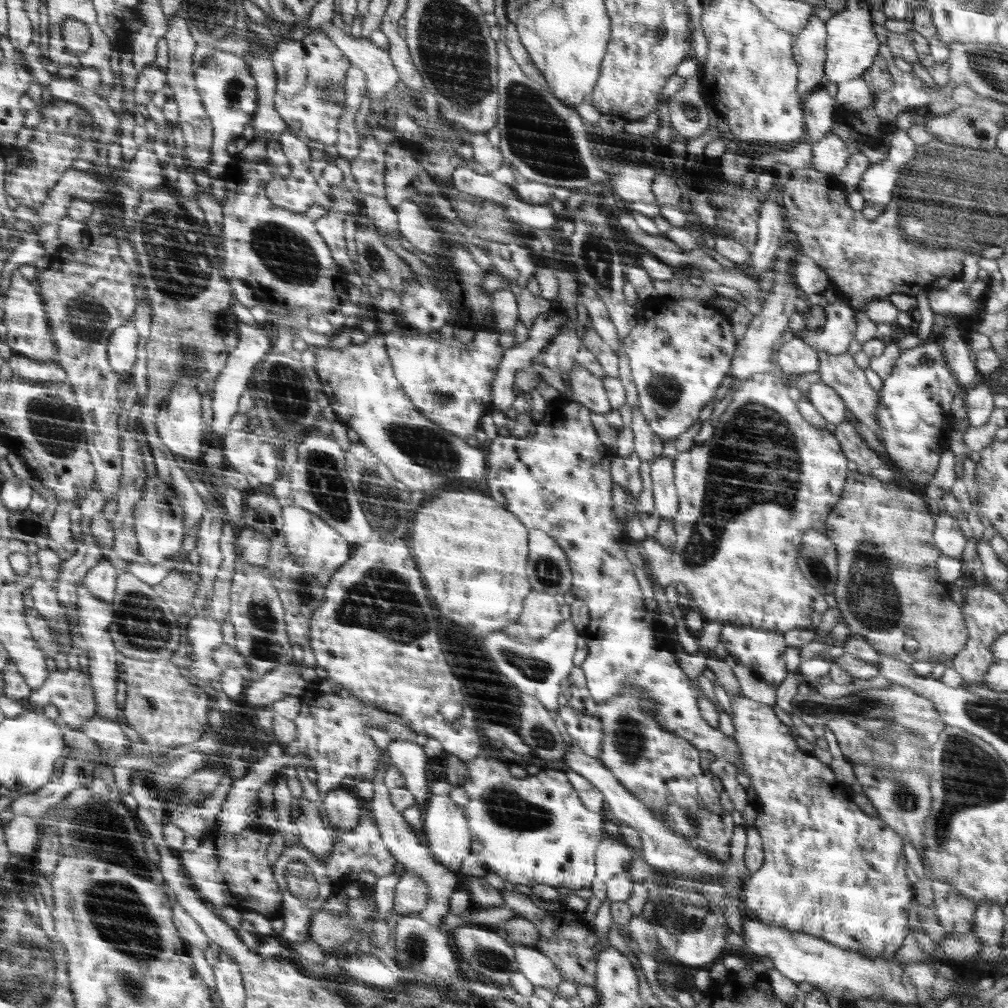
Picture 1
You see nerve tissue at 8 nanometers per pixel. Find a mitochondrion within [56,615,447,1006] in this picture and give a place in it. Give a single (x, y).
(113, 910)

